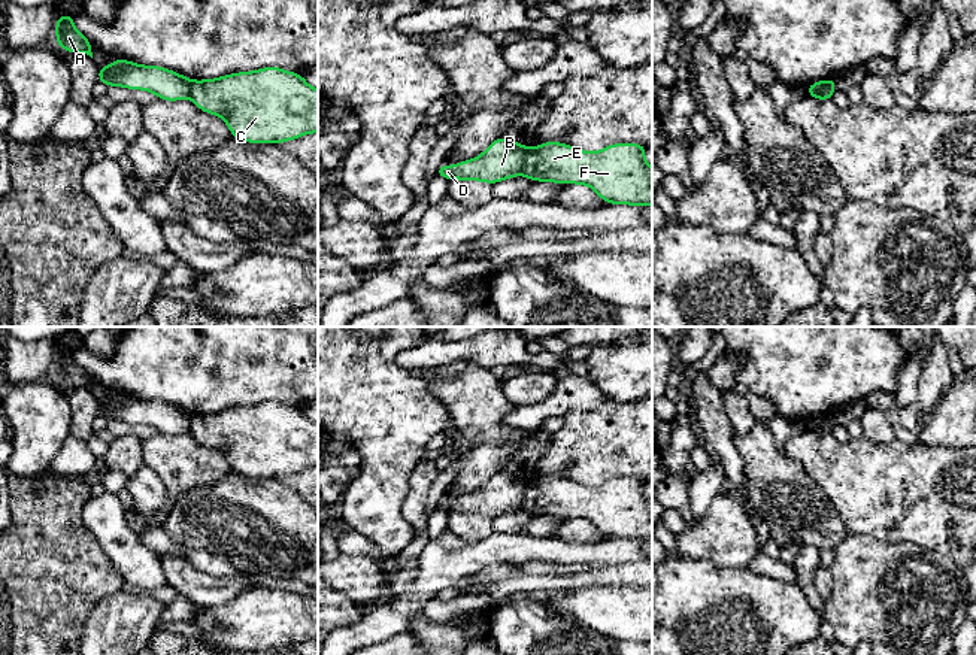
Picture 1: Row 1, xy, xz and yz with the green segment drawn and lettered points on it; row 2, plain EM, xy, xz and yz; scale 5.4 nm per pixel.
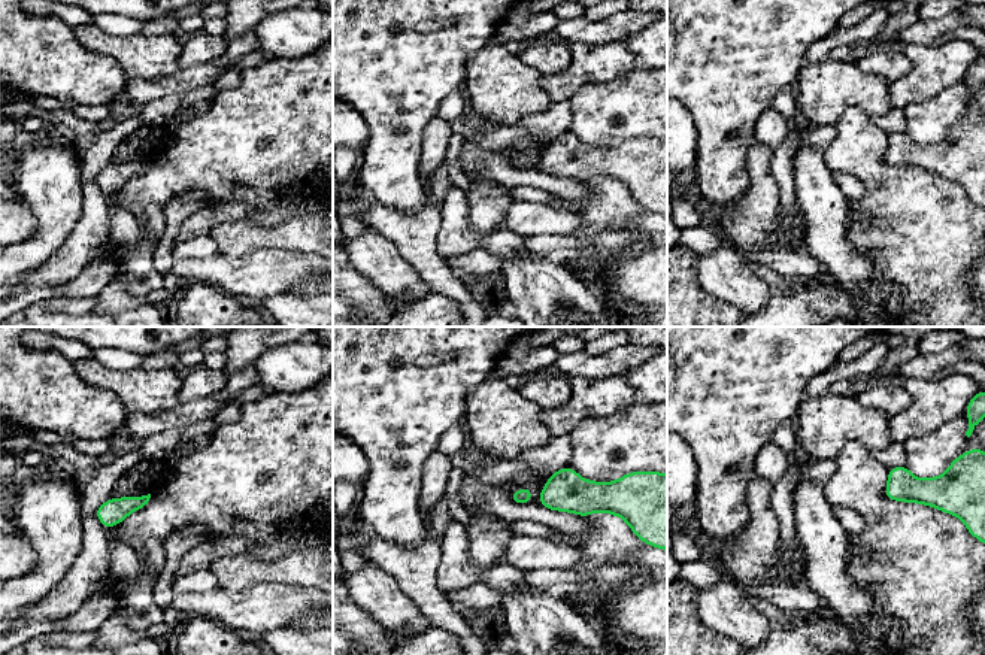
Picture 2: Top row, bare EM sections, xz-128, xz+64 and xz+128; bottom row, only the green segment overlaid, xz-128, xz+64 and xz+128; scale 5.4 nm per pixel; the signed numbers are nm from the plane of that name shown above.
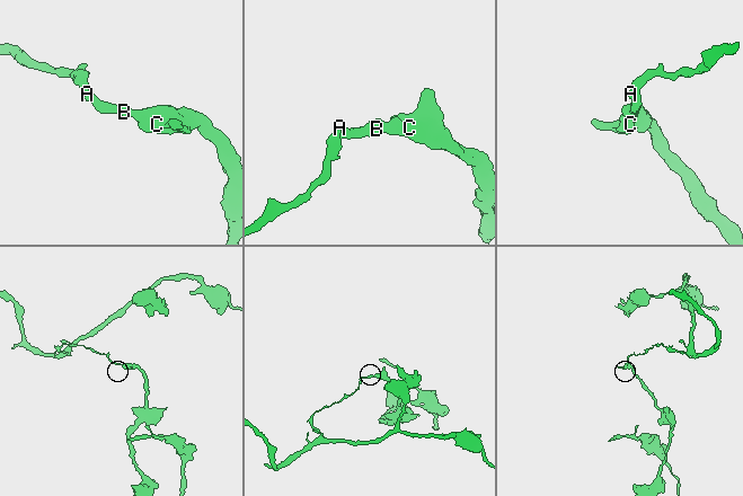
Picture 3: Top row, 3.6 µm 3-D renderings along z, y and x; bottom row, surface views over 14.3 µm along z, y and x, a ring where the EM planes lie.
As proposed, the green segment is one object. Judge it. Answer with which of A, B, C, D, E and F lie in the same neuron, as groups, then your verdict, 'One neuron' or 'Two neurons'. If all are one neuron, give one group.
Groups: A B D / C E F. Two neurons

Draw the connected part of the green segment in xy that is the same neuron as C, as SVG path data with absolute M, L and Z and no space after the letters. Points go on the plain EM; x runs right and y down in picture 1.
M279 401L240 406L218 413L193 415L190 433L210 449L221 451L234 473L251 477L282 477L309 467L318 467L318 424L300 407Z

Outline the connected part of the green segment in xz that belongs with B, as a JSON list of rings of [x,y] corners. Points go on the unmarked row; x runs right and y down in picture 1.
[[[506,471],[495,473],[478,492],[454,500],[439,500],[436,510],[445,513],[482,515],[495,518],[522,509],[527,480]]]

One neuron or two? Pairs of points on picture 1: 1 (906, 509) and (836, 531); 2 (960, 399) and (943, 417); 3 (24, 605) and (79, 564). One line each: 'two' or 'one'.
1: two
2: one
3: one

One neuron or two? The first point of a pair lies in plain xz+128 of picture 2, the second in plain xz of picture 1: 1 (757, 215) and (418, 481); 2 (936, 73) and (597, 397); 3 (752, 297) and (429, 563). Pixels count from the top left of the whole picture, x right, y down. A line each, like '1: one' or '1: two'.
1: two
2: one
3: two

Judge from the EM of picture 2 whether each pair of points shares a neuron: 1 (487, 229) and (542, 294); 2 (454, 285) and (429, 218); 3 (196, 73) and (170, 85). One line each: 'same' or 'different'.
1: same
2: same
3: same

